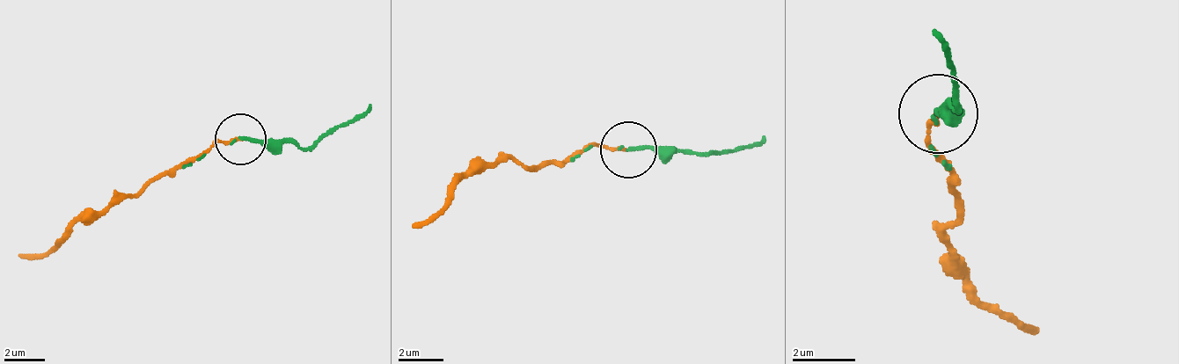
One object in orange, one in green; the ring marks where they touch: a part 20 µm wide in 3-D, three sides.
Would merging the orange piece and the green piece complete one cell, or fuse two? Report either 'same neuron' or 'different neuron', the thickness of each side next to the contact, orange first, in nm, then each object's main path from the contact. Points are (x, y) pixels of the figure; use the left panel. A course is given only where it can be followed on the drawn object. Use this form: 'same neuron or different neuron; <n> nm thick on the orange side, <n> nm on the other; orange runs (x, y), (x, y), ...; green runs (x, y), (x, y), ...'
same neuron; 140 nm thick on the orange side, 170 nm on the other; orange runs (239, 141), (209, 144), (139, 188), (89, 213), (53, 248), (19, 257); green runs (239, 141), (315, 147), (369, 105)

